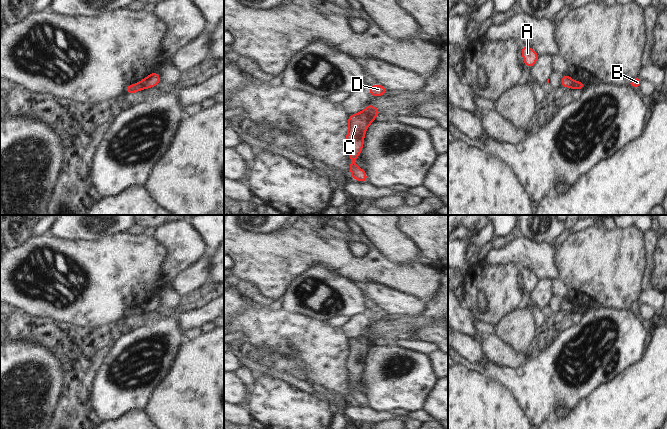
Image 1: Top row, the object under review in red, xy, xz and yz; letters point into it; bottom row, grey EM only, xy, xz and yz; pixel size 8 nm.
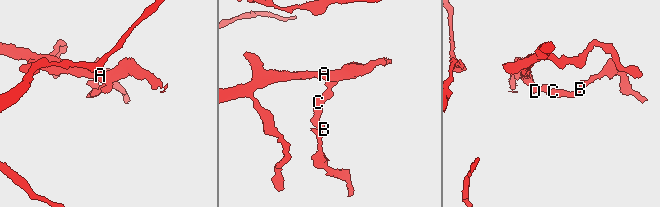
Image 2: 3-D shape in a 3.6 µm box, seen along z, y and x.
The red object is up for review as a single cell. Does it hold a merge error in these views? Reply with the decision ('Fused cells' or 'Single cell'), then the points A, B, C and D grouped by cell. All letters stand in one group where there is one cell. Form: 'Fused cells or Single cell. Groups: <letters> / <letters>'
Fused cells. Groups: A D / B C.

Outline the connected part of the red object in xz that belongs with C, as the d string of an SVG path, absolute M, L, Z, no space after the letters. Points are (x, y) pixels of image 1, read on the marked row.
M363 111L357 114L350 114L348 117L346 146L348 149L348 155L352 160L349 163L349 168L351 170L350 177L358 180L359 182L367 182L368 177L365 170L359 168L354 163L354 160L360 156L364 143L364 135L371 123L372 121L370 117Z

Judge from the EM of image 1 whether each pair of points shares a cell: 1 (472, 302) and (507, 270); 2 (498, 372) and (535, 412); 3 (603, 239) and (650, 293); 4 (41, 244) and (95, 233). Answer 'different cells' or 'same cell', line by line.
1: same cell
2: same cell
3: different cells
4: different cells

